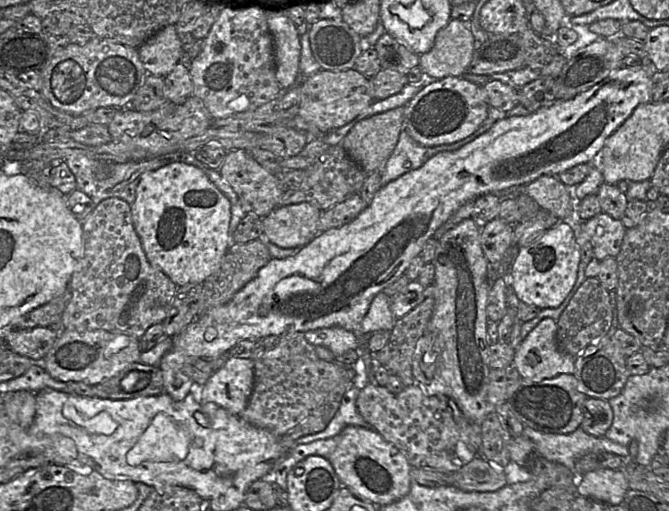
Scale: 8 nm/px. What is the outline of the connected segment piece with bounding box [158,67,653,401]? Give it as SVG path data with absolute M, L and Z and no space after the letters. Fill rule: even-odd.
M621 67L607 78L592 86L588 90L579 93L569 100L556 100L551 105L544 106L535 112L526 116L506 117L495 122L492 127L482 135L470 143L462 146L458 150L450 152L440 152L428 159L421 167L409 171L397 179L382 186L375 194L372 202L355 218L353 221L339 227L319 233L310 243L303 246L301 250L294 256L287 258L271 258L269 262L264 265L257 273L257 275L249 281L242 289L240 289L234 297L226 304L214 307L206 313L196 318L190 323L182 332L173 336L172 348L161 358L158 367L161 369L164 379L164 392L171 396L175 401L183 400L190 392L194 391L194 382L183 371L184 365L193 361L196 358L211 359L224 351L228 351L240 340L260 340L268 335L276 335L283 337L295 332L305 333L310 330L319 328L328 328L333 326L342 327L346 330L353 331L359 339L364 333L358 331L359 324L362 322L366 315L373 298L381 292L384 288L391 285L400 276L403 275L406 268L409 266L411 260L419 256L425 242L433 236L435 231L444 224L463 204L469 200L475 200L477 197L497 191L509 189L516 186L525 186L540 176L549 175L557 176L558 174L583 163L590 163L597 152L603 146L605 140L619 128L625 120L633 113L634 109L644 103L652 101L652 76L653 70L646 68L625 68ZM265 307L267 309L266 315L259 314L259 308Z

